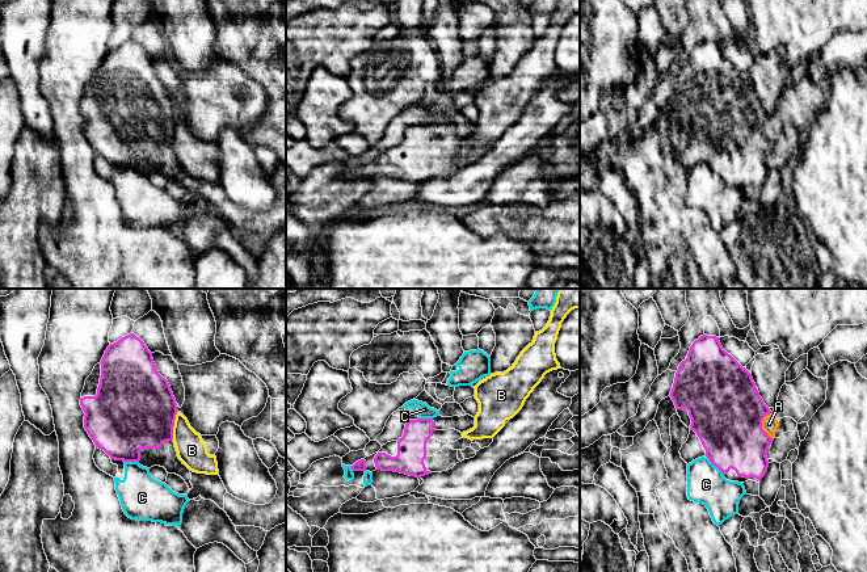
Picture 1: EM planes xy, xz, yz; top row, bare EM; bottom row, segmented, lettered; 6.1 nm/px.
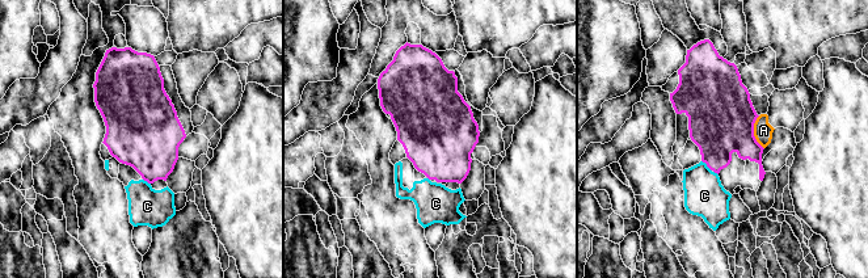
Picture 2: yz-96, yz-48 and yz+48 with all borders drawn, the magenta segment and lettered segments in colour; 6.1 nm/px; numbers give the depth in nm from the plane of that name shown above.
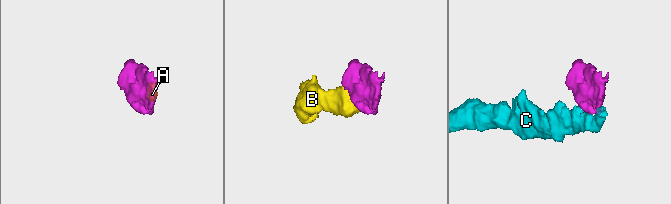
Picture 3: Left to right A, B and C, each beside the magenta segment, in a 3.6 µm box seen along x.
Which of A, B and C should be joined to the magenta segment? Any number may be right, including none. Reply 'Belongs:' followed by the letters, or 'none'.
Belongs: none

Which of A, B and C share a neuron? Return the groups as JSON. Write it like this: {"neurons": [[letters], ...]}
{"neurons": [["A", "B"], ["C"]]}

